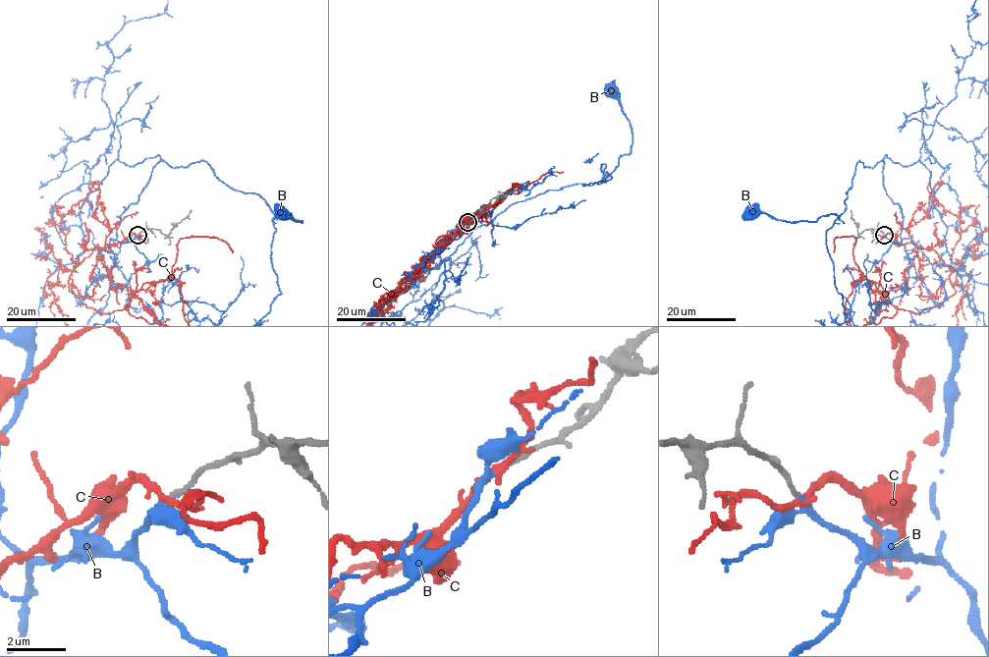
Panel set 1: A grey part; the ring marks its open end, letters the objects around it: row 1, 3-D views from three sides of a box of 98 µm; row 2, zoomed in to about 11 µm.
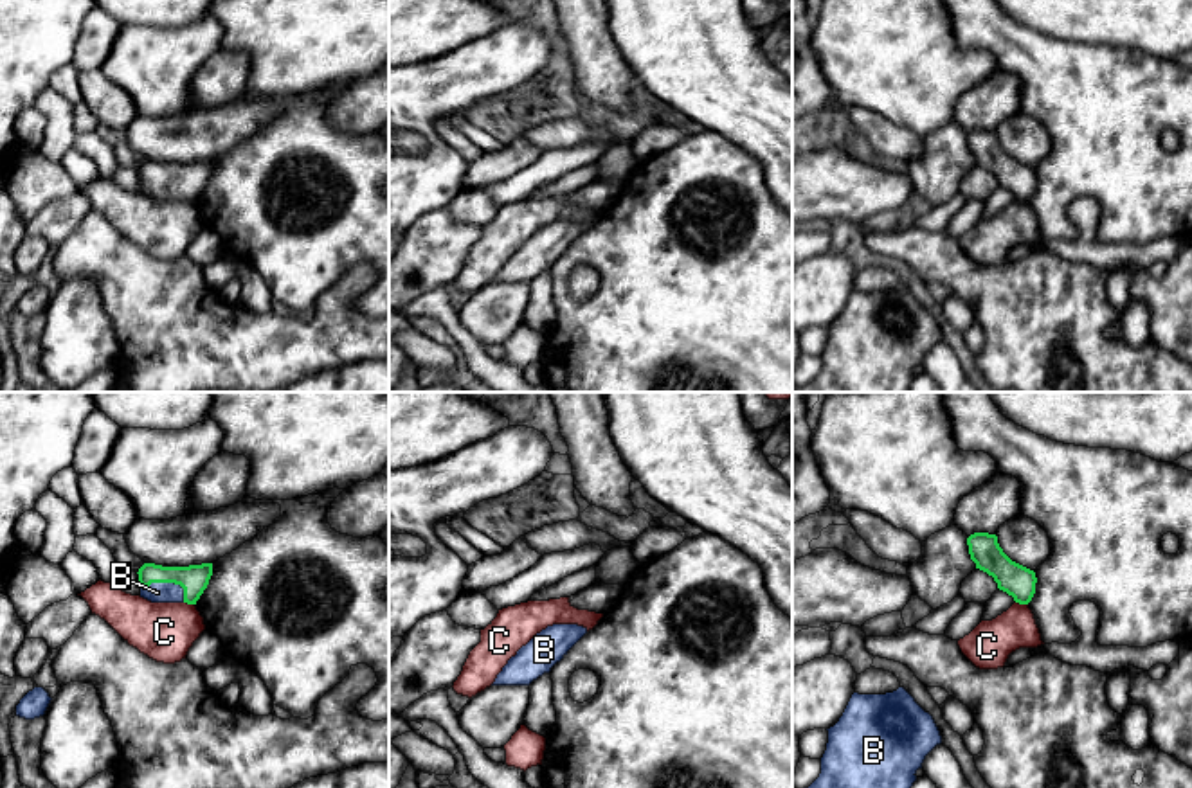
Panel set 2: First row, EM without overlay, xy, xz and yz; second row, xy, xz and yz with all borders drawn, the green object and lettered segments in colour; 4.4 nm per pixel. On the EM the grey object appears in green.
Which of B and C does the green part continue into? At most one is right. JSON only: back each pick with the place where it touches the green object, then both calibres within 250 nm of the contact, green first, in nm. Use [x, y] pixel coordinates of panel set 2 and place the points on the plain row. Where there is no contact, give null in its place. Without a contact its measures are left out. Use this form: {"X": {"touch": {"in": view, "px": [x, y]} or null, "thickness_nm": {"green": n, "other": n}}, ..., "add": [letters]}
{"B": {"touch": {"in": "xy", "px": [170, 179]}, "thickness_nm": {"green": 130, "other": 100}}, "add": ["B"]}

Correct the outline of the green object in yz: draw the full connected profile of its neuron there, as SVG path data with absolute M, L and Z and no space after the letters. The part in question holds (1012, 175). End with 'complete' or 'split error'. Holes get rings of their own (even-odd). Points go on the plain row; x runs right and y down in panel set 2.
M974 130L967 135L967 142L976 166L992 173L999 187L1019 201L1032 198L1037 180L1035 169L1012 158L999 144L996 131Z; complete

